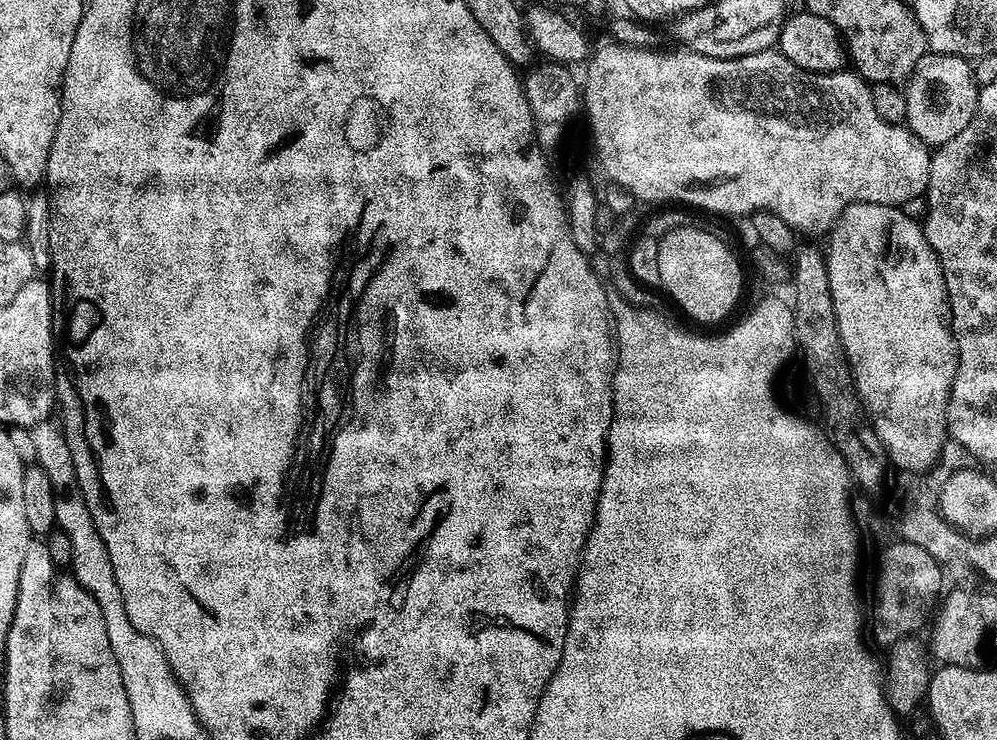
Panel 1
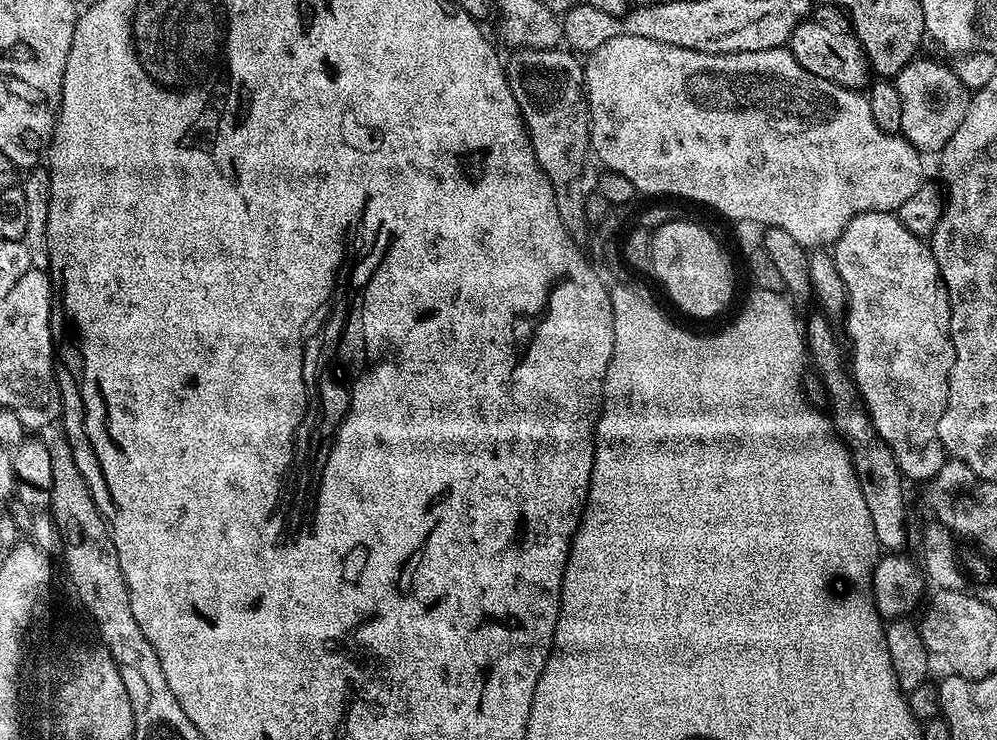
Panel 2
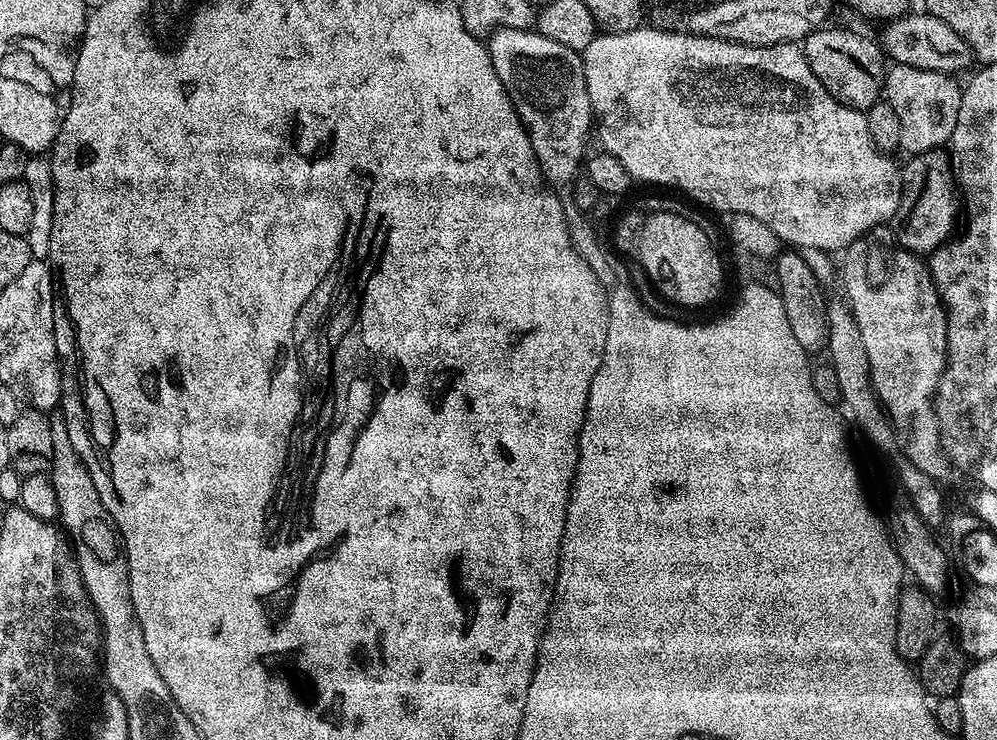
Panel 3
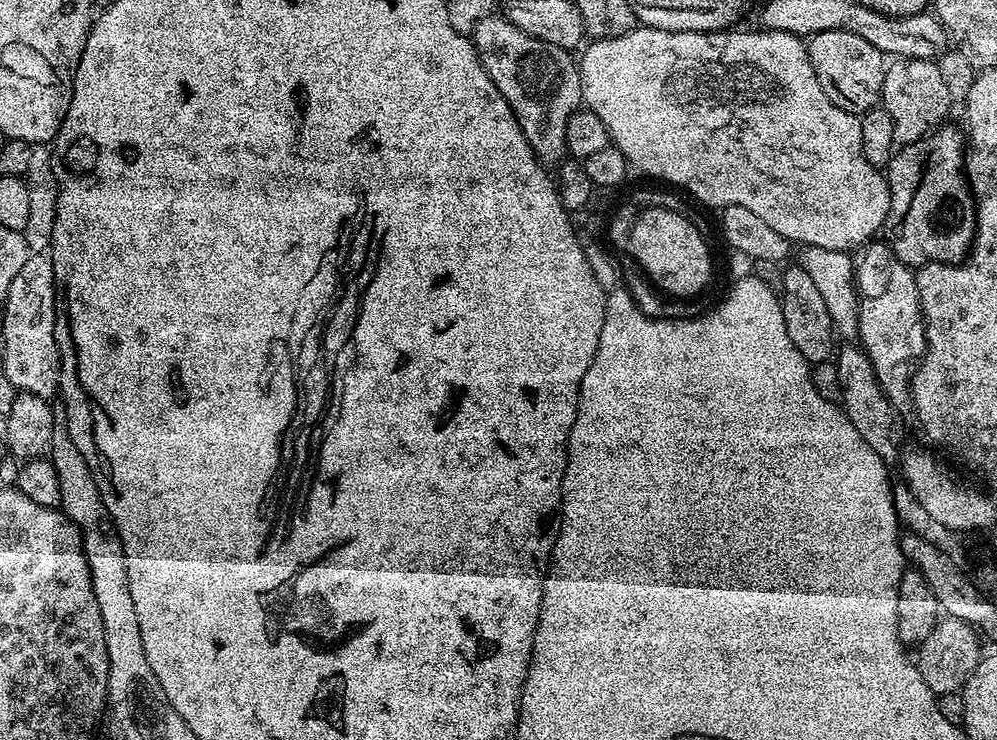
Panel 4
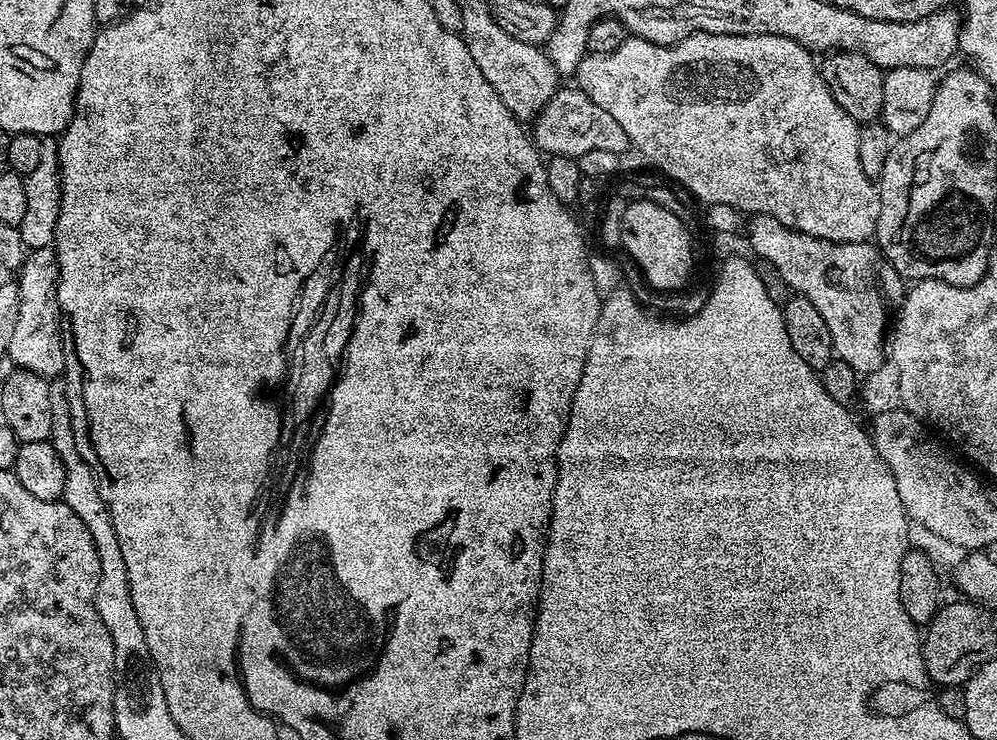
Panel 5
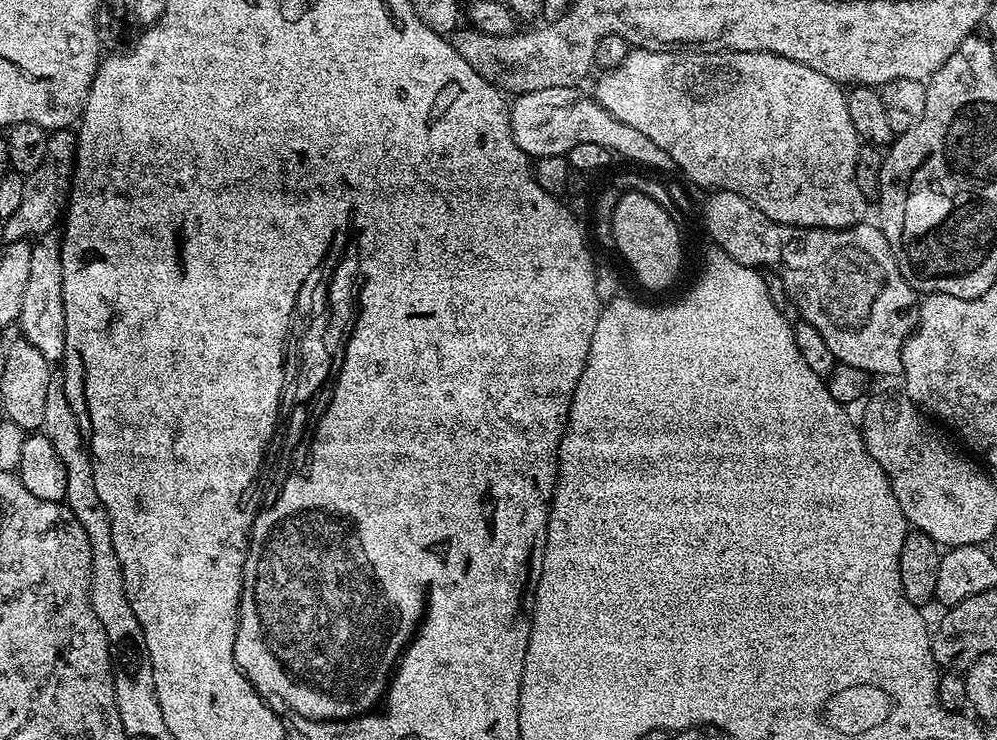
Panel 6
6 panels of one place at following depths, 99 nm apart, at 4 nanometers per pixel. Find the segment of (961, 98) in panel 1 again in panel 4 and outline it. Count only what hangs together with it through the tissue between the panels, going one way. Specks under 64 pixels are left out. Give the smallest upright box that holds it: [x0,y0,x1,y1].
[882,59,952,145]

